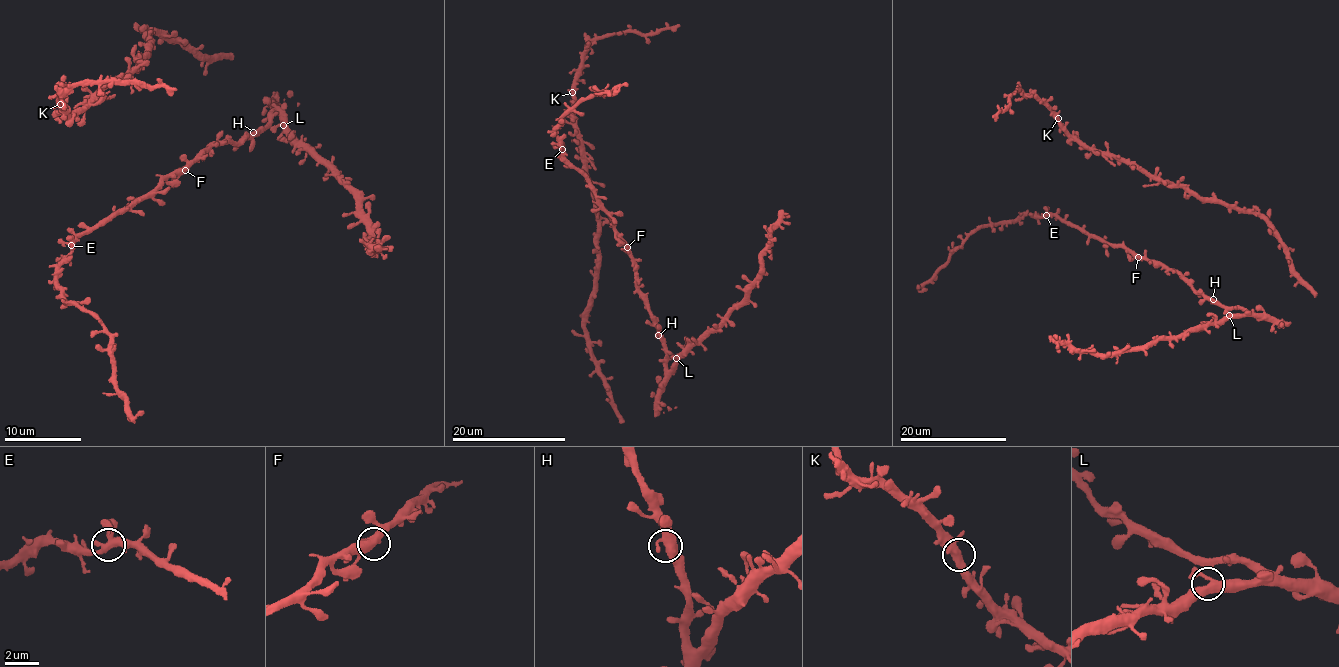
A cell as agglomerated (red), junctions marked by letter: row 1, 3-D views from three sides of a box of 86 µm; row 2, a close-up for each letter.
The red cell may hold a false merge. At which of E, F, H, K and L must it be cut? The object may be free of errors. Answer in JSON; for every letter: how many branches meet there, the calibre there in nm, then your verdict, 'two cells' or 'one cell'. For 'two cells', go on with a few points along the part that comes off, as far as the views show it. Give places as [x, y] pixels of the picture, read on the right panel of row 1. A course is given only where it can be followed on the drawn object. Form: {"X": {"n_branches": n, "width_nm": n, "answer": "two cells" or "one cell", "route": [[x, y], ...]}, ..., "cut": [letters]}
{"E": {"n_branches": 4, "width_nm": 400, "answer": "one cell"}, "F": {"n_branches": 3, "width_nm": 400, "answer": "one cell"}, "H": {"n_branches": 3, "width_nm": 440, "answer": "one cell"}, "K": {"n_branches": 3, "width_nm": 400, "answer": "one cell"}, "L": {"n_branches": 4, "width_nm": 440, "answer": "one cell"}, "cut": []}

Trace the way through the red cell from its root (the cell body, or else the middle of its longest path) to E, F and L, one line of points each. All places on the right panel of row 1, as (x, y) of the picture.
E: (1290, 322), (1258, 318), (1241, 309), (1222, 307), (1195, 293), (1177, 272), (1082, 233), (1054, 215), (1045, 215)
F: (1290, 322), (1258, 318), (1241, 309), (1222, 307), (1195, 293), (1177, 272), (1138, 257)
L: (1290, 322), (1229, 315)

